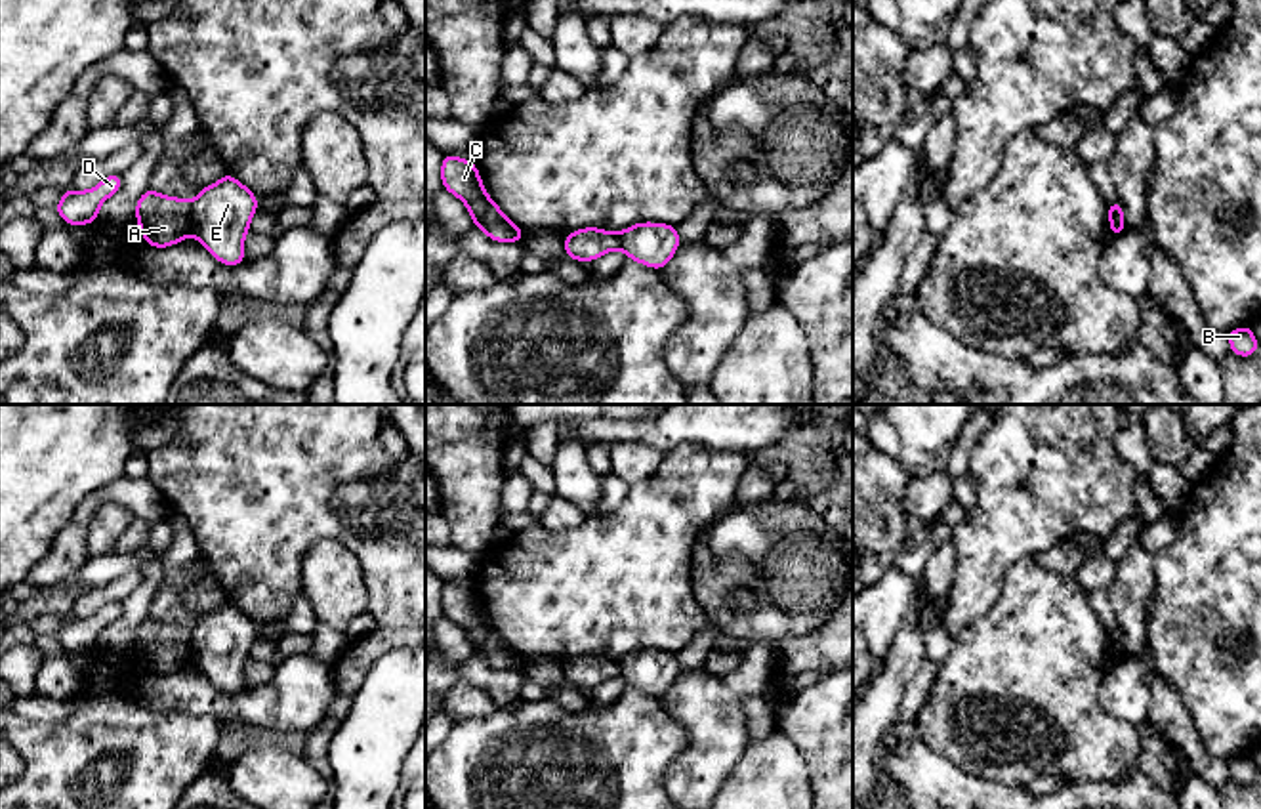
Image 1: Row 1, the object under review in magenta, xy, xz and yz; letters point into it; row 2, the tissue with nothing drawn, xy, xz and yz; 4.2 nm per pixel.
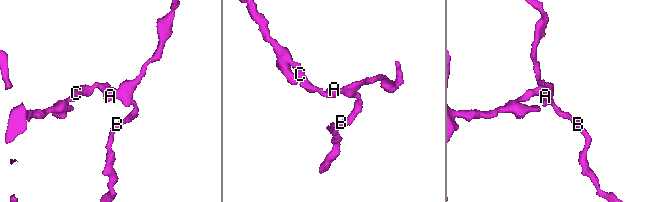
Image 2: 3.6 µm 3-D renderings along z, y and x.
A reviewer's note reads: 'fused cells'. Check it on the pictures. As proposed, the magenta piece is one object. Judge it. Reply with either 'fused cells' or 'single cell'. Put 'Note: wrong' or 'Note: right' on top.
Note: right
fused cells

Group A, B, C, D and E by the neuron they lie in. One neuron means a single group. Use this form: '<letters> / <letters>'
A C D / B E

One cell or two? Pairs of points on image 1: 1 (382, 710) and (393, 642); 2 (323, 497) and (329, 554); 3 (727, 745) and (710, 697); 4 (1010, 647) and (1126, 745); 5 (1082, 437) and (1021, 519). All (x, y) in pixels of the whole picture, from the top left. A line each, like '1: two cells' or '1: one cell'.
1: two cells
2: two cells
3: one cell
4: one cell
5: one cell

